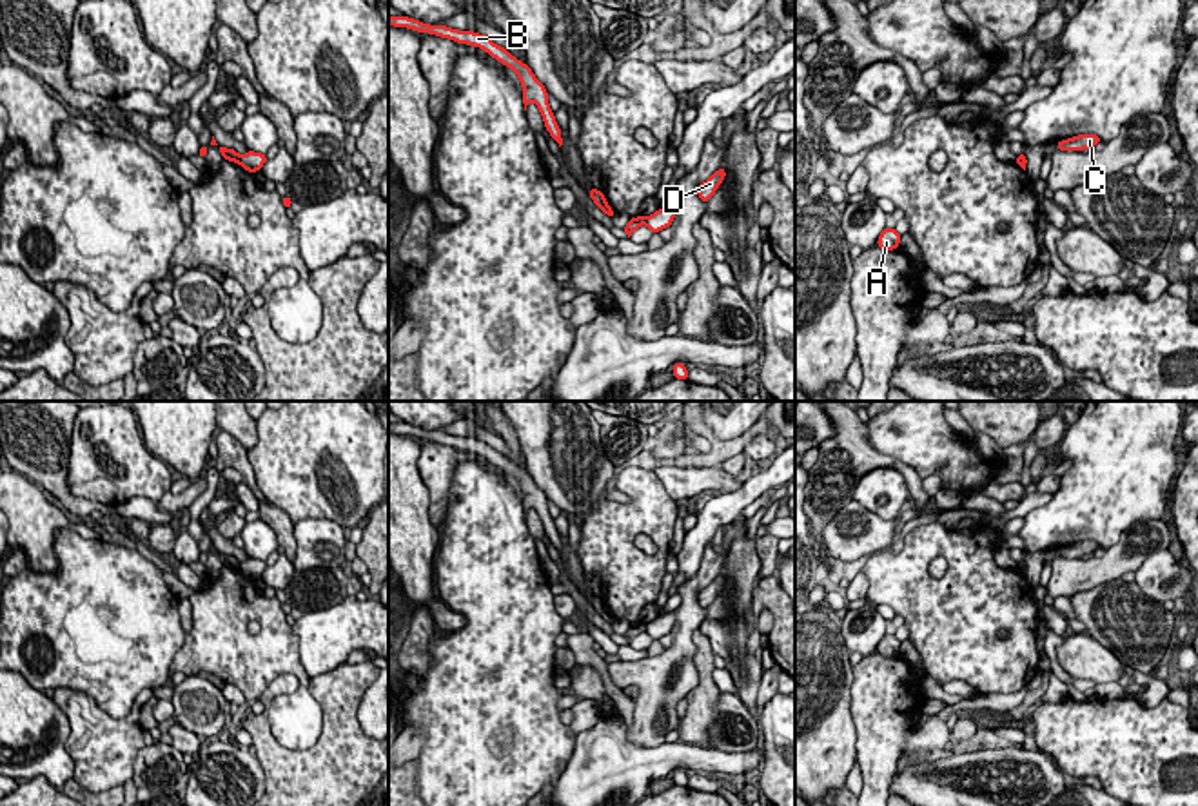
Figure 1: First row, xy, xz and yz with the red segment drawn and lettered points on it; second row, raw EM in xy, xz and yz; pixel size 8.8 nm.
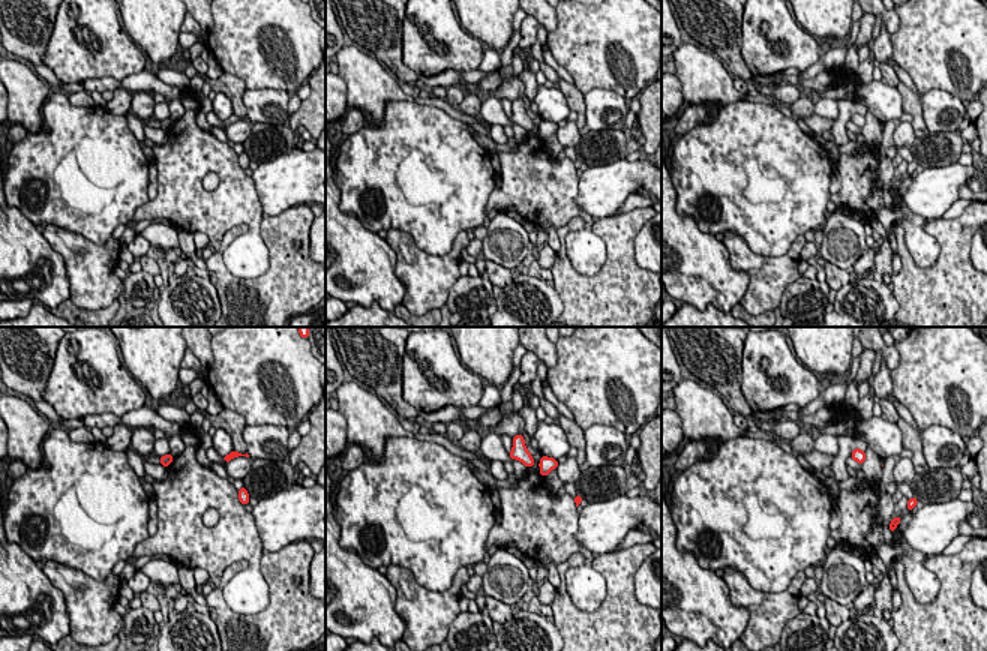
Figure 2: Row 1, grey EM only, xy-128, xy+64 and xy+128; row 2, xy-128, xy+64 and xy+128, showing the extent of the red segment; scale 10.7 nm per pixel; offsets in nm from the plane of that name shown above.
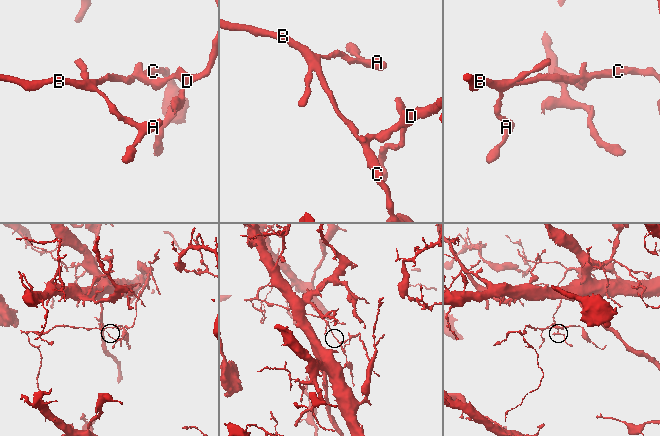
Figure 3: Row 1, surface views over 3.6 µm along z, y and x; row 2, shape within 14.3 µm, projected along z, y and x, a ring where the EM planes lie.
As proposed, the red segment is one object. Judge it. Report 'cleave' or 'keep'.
cleave

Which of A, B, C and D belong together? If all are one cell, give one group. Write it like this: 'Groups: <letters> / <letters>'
Groups: A B C / D

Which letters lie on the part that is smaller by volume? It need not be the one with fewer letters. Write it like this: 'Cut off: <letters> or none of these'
Cut off: A, B, C

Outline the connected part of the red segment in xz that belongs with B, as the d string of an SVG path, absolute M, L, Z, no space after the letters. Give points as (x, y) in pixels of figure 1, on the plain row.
M388 423L388 432L408 434L417 439L430 439L441 445L456 447L457 450L479 454L486 457L492 465L501 468L503 472L508 472L510 476L514 476L523 492L525 517L526 517L526 512L534 508L541 517L546 537L559 550L559 554L563 552L561 536L548 512L548 499L545 492L534 483L532 476L526 470L519 468L505 454L499 454L497 450L494 450L486 441L479 441L474 437L459 437L447 432L428 432L419 427L412 427L408 423Z

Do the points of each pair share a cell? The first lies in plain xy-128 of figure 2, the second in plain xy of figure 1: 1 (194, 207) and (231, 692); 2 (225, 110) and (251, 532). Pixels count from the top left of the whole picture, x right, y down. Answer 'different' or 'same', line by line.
1: different
2: same

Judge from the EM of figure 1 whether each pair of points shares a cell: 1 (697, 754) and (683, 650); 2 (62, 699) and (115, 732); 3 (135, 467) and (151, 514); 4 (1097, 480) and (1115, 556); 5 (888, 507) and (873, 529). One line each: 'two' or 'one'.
1: two
2: one
3: two
4: two
5: two

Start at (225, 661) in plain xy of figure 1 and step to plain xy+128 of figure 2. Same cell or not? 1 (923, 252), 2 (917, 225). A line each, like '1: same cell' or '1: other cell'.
1: same cell
2: same cell

